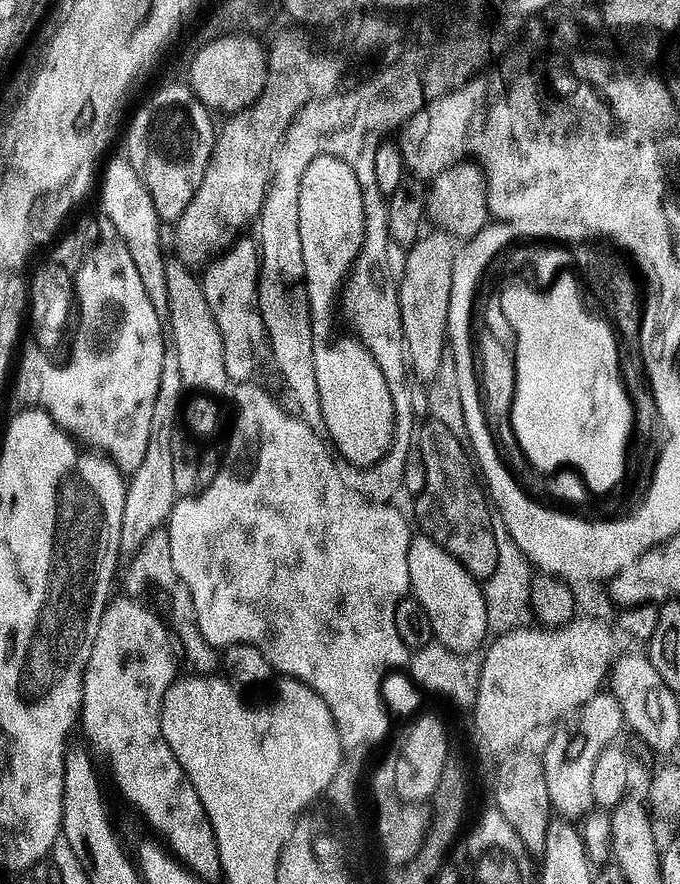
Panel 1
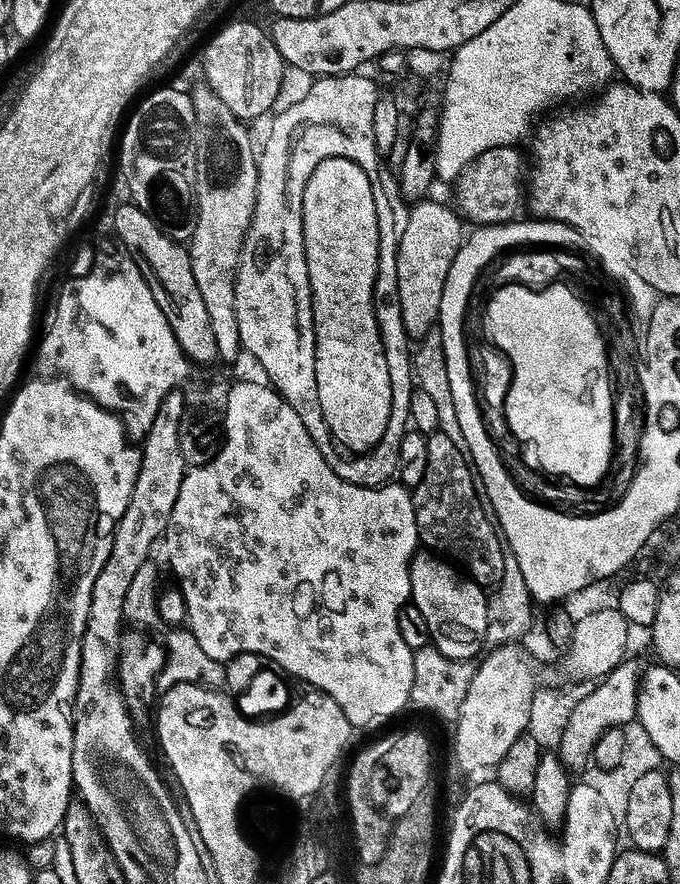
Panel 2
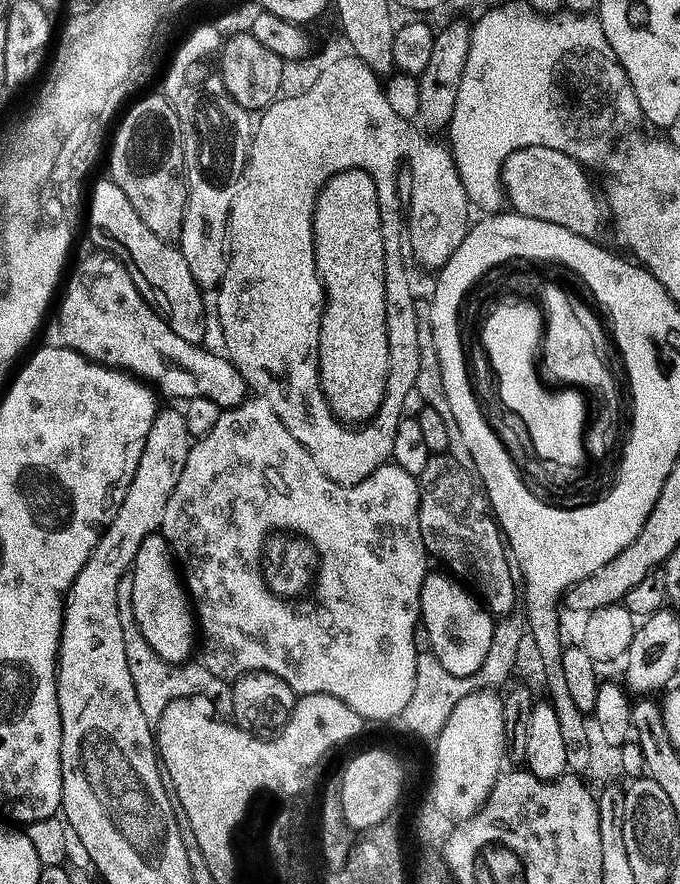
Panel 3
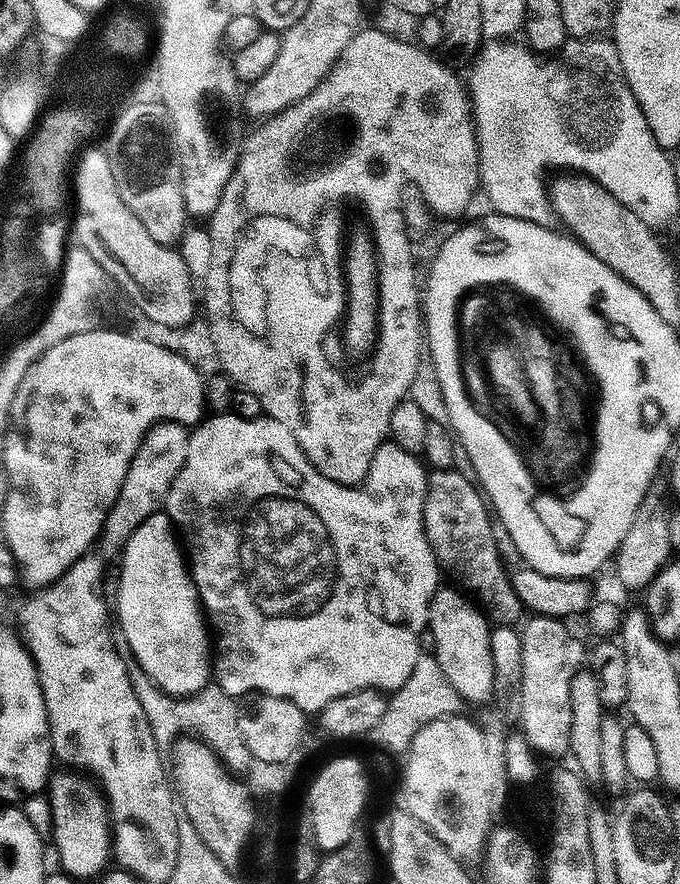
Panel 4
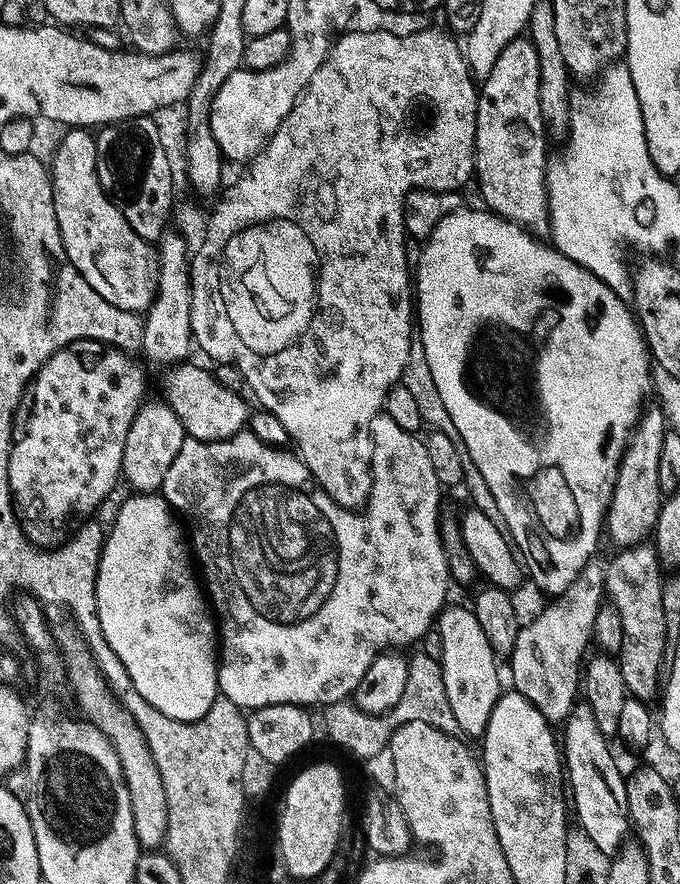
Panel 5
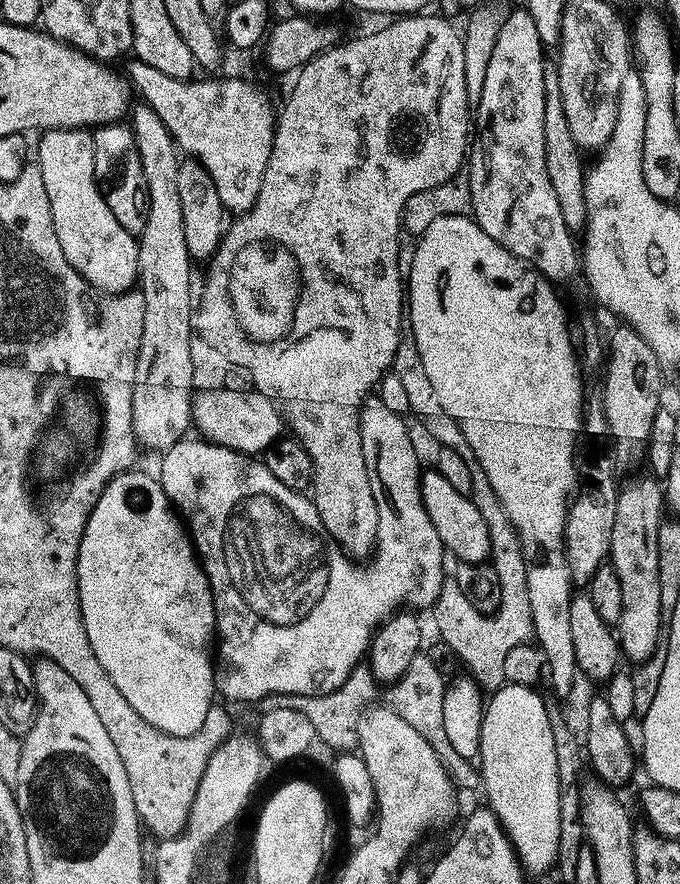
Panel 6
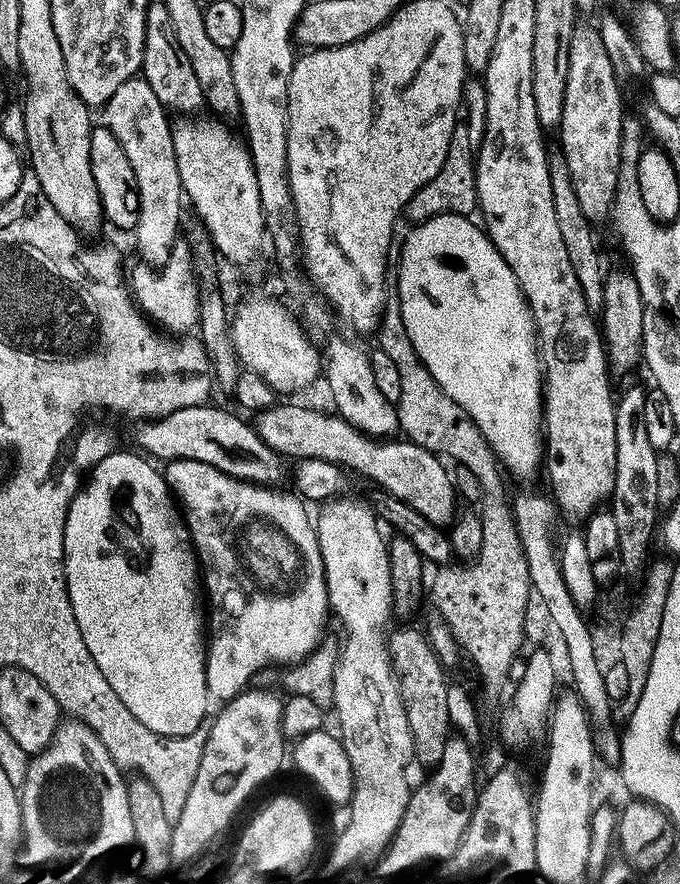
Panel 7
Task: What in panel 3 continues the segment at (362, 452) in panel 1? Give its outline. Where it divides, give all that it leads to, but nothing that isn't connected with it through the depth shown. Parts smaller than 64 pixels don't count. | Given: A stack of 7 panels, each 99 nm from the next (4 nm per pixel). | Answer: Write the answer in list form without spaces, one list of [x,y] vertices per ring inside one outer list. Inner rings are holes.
[[[362,169],[338,174],[321,191],[313,216],[316,275],[324,284],[324,317],[320,323],[320,385],[337,420],[345,426],[364,426],[375,420],[388,389],[390,338],[387,337],[384,223],[378,186]]]

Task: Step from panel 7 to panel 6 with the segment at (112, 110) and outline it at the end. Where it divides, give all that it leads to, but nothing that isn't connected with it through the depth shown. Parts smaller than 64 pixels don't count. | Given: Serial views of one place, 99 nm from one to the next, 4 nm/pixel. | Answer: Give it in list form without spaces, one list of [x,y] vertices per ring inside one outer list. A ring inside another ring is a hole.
[[[140,106],[140,109],[133,111],[130,116],[130,127],[133,134],[136,136],[138,142],[138,150],[140,151],[140,167],[142,175],[148,182],[148,193],[152,201],[150,202],[150,214],[146,222],[146,230],[143,236],[139,237],[138,243],[140,245],[140,279],[139,283],[142,285],[142,293],[146,300],[146,314],[144,318],[144,333],[142,334],[141,346],[139,356],[137,357],[136,381],[133,384],[133,434],[135,439],[139,441],[139,447],[146,453],[157,452],[163,454],[169,452],[171,448],[177,444],[179,440],[185,439],[189,435],[190,429],[193,427],[194,421],[192,419],[192,402],[194,399],[194,364],[191,362],[191,342],[194,337],[194,296],[192,300],[192,268],[194,268],[193,258],[187,250],[186,244],[186,229],[183,222],[182,201],[178,194],[178,174],[180,165],[182,163],[181,153],[176,147],[176,141],[173,140],[170,130],[166,130],[166,126],[162,122],[162,118],[158,118],[158,114],[154,114],[154,110],[147,106]]]

